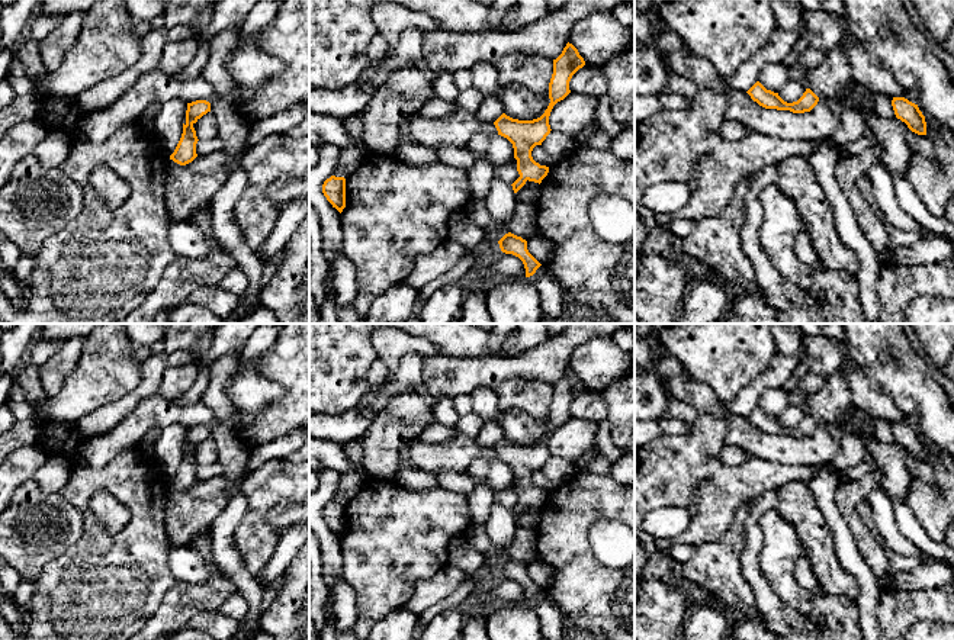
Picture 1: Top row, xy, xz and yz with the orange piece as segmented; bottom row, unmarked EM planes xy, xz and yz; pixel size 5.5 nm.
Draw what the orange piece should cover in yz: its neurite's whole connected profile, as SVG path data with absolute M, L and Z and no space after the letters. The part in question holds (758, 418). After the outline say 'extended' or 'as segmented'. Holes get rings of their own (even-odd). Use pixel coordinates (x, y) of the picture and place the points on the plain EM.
M757 406L746 418L754 427L765 434L790 435L793 438L810 437L819 427L819 422L810 414L806 414L797 427L787 428L778 418L767 415L759 406Z; as segmented

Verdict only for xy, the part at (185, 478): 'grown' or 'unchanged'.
unchanged

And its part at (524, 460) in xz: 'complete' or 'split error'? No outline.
complete

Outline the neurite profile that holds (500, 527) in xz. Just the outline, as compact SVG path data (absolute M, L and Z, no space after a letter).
M492 460L486 480L494 495L491 515L485 522L486 536L489 537L492 546L497 549L507 549L515 540L517 527L514 522L513 511L501 505L495 496L500 492L511 488L514 482L513 469L501 460Z

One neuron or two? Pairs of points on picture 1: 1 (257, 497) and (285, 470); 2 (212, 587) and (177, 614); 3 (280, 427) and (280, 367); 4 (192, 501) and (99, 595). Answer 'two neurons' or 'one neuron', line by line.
1: one neuron
2: one neuron
3: one neuron
4: two neurons

